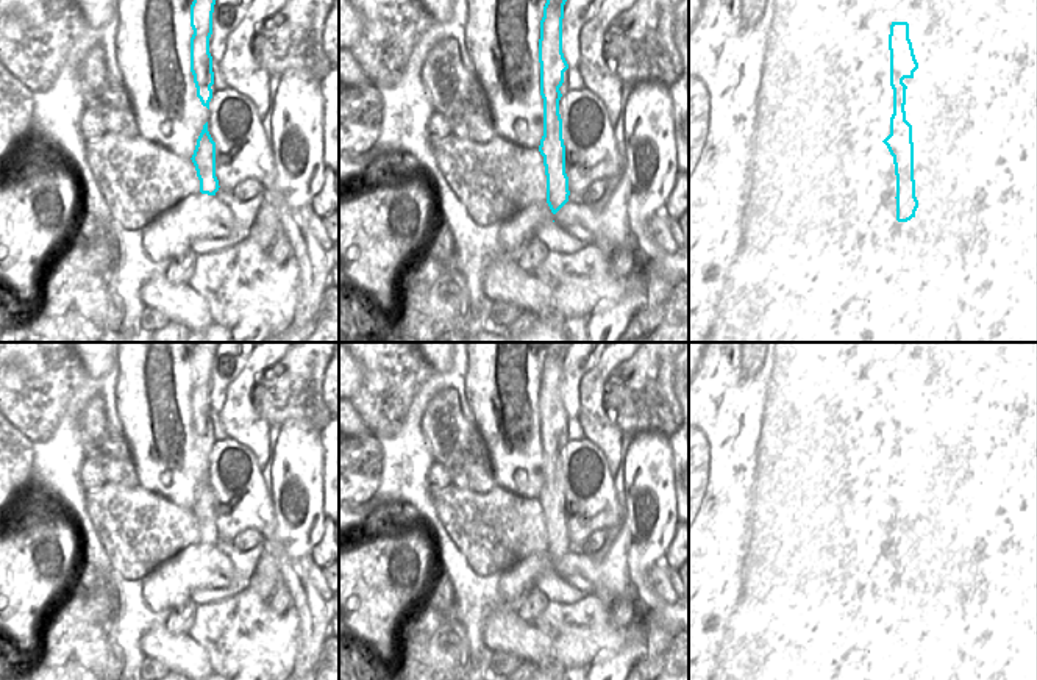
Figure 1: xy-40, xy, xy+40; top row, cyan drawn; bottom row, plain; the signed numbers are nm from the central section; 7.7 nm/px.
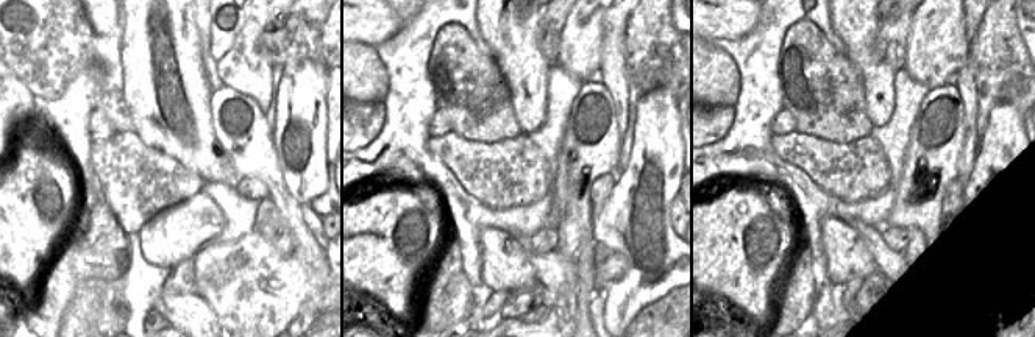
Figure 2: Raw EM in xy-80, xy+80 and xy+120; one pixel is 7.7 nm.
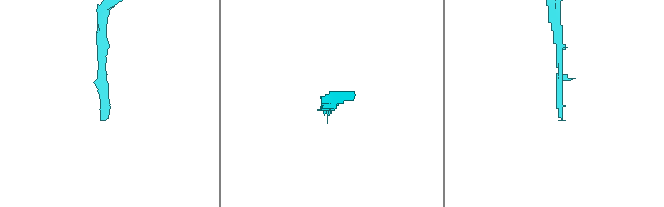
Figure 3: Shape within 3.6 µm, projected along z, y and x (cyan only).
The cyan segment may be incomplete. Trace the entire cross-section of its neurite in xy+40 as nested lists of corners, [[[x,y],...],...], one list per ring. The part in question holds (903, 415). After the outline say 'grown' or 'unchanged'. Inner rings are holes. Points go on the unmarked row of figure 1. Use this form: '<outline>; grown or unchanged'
[[[892,372],[889,400],[893,464],[890,467],[890,485],[882,492],[887,496],[895,514],[896,572],[887,582],[901,586],[901,603],[940,600],[942,589],[929,585],[932,582],[932,561],[920,560],[915,547],[912,475],[906,471],[907,436],[903,430],[914,428],[918,413],[909,389],[907,372]]]; grown

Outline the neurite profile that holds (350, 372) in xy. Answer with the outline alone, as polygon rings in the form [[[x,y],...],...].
[[[339,344],[339,399],[351,399],[361,385],[361,364],[342,344]]]

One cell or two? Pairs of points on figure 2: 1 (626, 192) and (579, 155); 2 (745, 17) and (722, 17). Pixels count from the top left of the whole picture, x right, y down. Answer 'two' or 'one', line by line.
1: two
2: one

